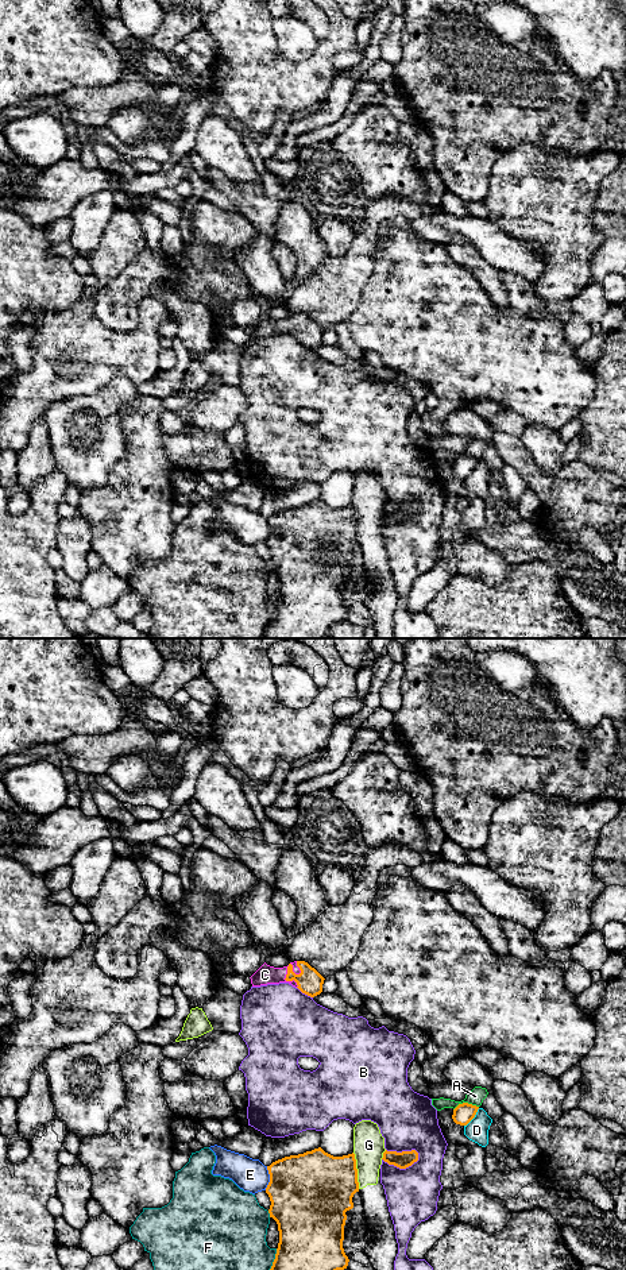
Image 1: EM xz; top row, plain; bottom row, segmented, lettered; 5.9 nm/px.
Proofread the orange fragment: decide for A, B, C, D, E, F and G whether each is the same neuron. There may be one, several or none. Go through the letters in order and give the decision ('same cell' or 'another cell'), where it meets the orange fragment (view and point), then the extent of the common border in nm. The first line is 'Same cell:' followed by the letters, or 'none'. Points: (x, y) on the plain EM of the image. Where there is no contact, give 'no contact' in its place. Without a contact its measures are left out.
Same cell: none
A: another cell; meets orange in xz at (466, 455); contact 150 nm long
B: another cell; meets orange in xz at (402, 520); contact 220 nm long
C: another cell; meets orange in xz at (288, 319); contact 160 nm long
D: another cell; meets orange in xz at (472, 470); contact 140 nm long
E: another cell; meets orange in xz at (270, 531); contact 140 nm long
F: another cell; meets orange in xz at (271, 620); contact 240 nm long
G: another cell; meets orange in xz at (356, 522); contact 220 nm long

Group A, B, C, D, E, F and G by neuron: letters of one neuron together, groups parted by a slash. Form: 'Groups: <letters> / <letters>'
Groups: A / B / C / D / E / F / G

